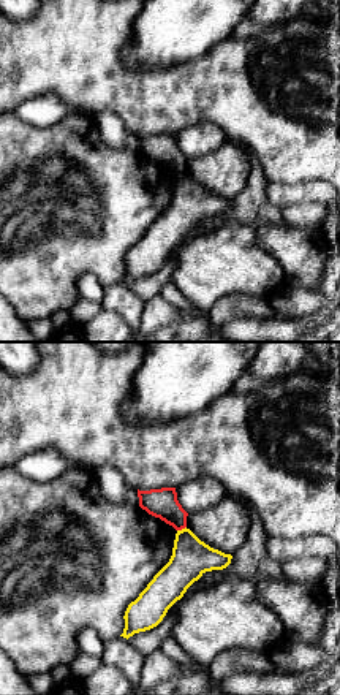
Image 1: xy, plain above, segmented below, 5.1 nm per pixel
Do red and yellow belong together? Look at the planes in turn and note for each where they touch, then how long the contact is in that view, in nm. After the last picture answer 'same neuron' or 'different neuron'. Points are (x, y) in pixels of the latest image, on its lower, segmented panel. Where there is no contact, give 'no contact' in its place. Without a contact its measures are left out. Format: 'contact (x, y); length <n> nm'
contact (181, 529); length 50 nm

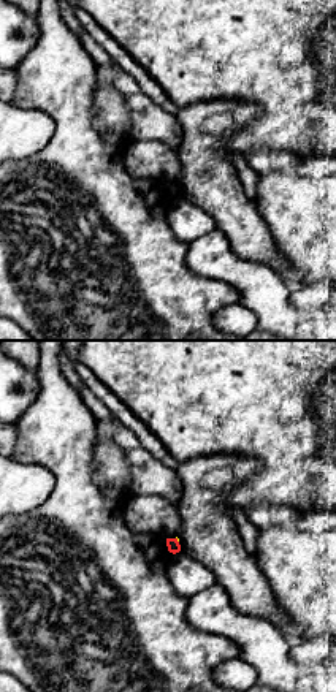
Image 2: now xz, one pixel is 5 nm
contact (176, 540); length 30 nm

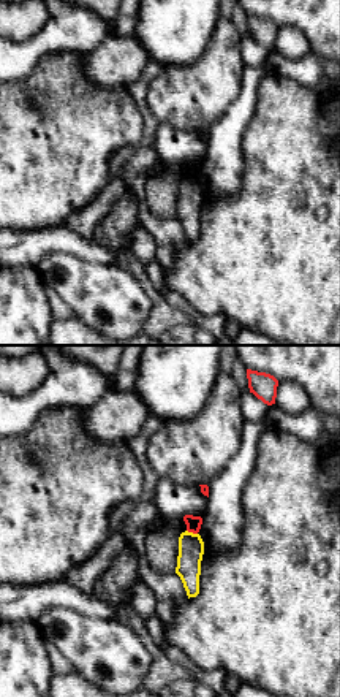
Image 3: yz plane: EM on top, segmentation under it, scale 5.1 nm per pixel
contact (192, 531); length 60 nm

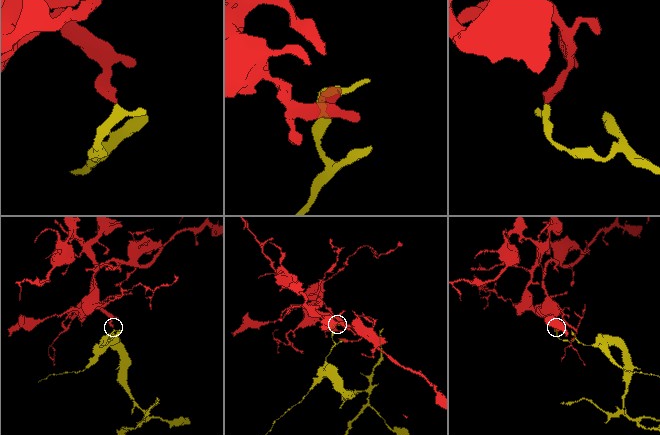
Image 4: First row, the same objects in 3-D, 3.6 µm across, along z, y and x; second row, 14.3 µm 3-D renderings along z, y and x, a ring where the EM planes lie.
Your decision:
different neuron

